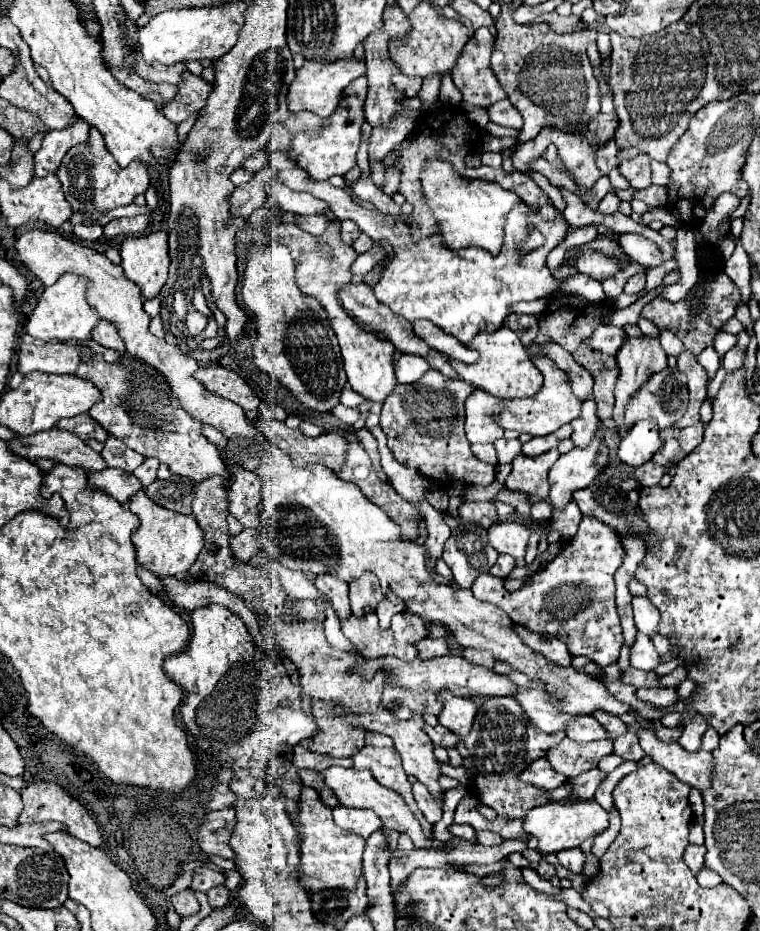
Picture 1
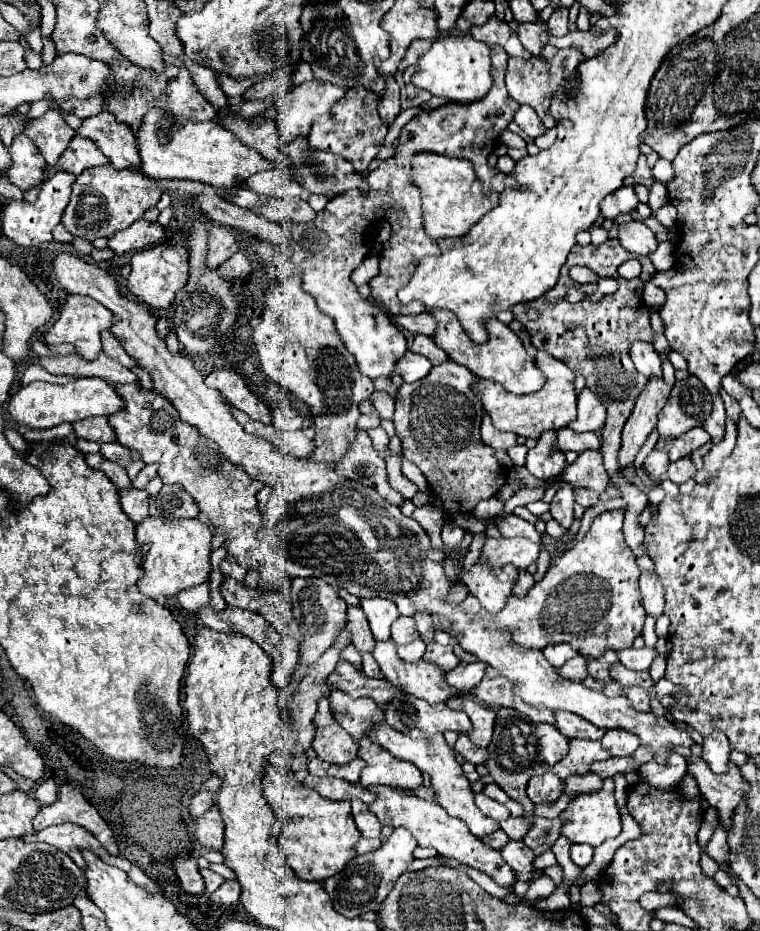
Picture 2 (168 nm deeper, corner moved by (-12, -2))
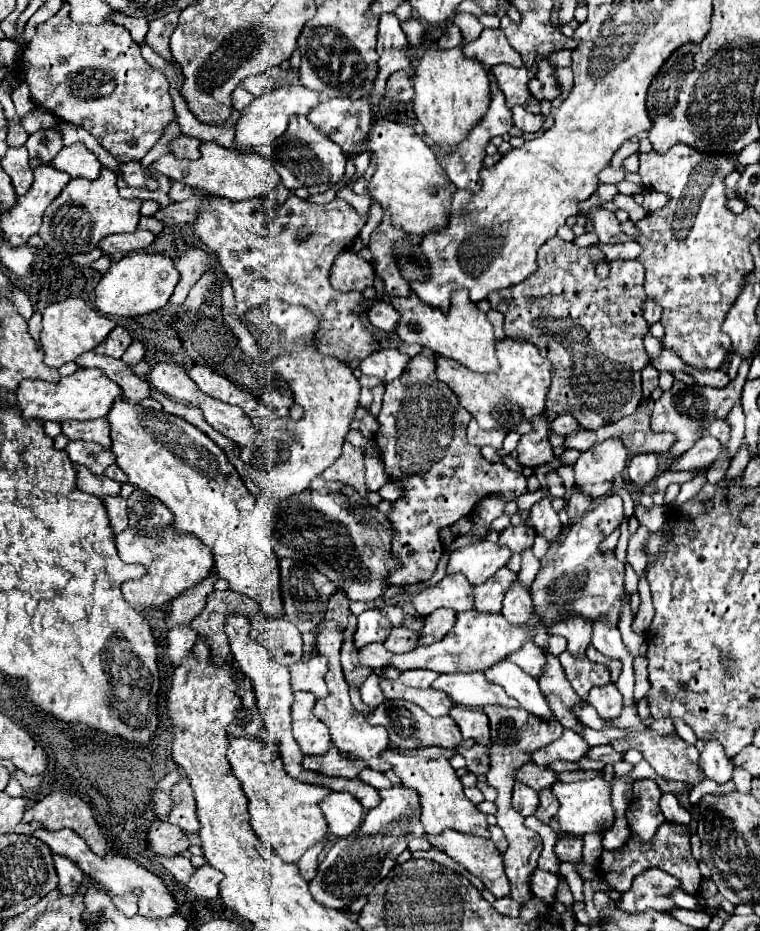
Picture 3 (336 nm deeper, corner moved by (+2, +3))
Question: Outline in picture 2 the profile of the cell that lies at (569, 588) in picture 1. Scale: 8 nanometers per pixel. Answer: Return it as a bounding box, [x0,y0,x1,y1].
[492,510,646,658]

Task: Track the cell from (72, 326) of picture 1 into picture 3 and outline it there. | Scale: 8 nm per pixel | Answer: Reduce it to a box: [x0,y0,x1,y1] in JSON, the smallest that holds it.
[40,297,114,367]

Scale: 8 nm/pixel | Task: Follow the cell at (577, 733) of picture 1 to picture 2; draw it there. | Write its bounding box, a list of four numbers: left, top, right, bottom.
[554,710,606,740]

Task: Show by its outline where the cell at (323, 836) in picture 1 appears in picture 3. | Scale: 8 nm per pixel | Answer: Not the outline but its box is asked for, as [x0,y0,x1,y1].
[226,737,332,863]

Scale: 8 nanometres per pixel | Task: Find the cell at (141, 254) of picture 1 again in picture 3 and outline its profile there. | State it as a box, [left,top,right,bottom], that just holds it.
[96,251,178,317]

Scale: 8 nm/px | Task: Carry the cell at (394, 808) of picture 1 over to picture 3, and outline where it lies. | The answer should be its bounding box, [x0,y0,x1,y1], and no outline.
[424,829,510,897]

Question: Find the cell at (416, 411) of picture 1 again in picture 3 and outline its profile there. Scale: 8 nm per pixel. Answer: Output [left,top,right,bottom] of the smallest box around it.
[376,351,526,583]

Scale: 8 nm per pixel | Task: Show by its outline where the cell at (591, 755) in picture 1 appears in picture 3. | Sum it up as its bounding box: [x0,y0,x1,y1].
[532,729,588,767]

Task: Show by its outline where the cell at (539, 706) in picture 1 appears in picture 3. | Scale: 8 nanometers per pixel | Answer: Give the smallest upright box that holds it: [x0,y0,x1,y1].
[432,671,520,707]

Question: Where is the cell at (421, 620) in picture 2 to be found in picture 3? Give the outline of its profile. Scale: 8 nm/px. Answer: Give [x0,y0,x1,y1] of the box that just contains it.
[382,605,406,625]

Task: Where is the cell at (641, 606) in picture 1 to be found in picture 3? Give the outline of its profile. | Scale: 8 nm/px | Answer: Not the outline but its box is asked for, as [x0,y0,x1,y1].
[626,527,648,577]

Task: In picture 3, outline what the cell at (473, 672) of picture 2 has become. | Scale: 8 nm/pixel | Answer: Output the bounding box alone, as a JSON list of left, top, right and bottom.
[400,669,438,689]

